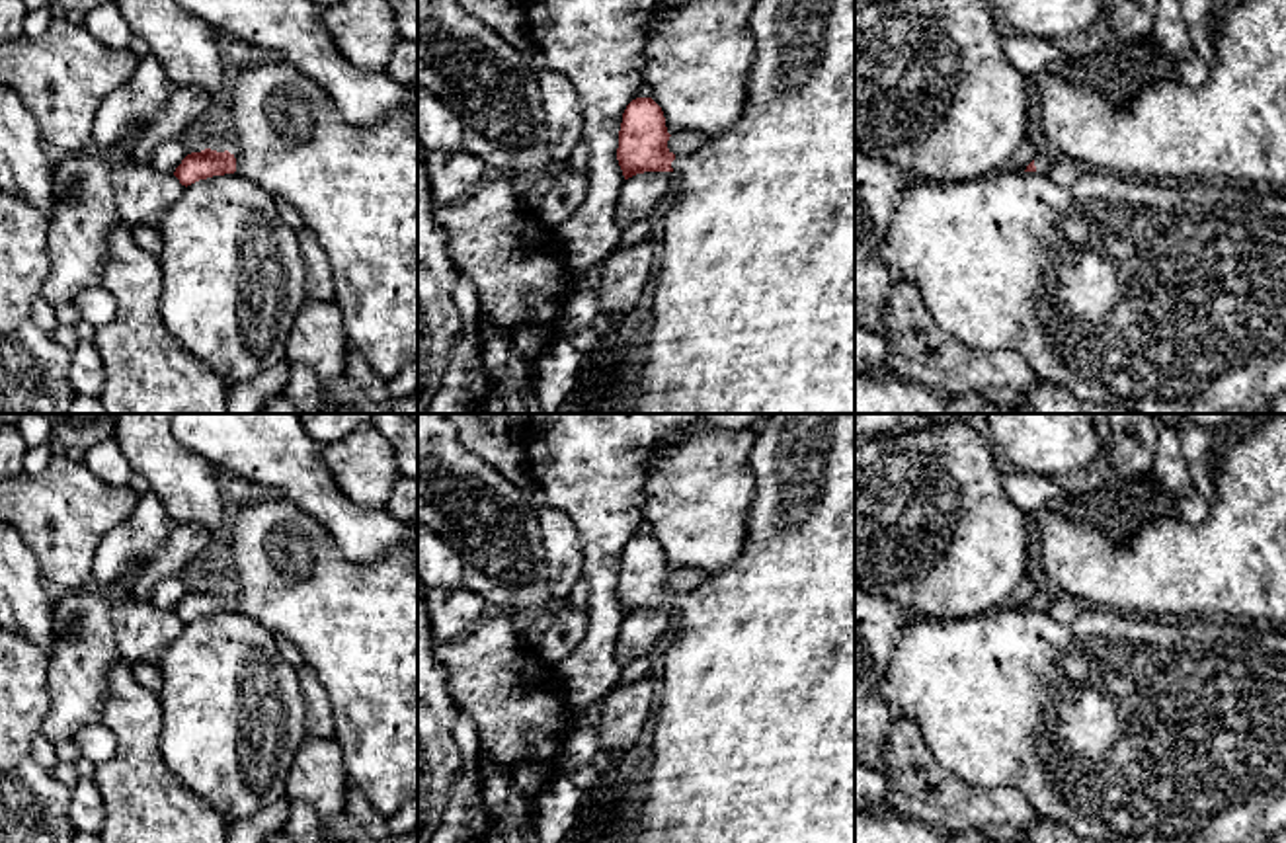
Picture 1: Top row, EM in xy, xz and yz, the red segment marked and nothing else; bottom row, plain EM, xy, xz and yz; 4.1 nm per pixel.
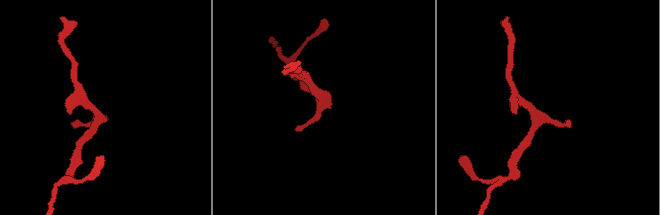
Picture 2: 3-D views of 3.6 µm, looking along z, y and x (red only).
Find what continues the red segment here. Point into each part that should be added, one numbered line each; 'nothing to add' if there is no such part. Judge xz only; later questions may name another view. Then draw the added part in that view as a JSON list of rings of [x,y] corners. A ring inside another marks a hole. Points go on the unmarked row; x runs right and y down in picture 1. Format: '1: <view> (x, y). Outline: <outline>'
1: xz (754, 742). Outline: [[[773,414],[755,439],[749,462],[755,476],[755,496],[749,505],[742,554],[724,572],[708,576],[695,589],[675,593],[671,599],[679,628],[667,638],[665,671],[660,681],[662,706],[652,745],[646,751],[650,767],[619,843],[855,843],[855,414]]]

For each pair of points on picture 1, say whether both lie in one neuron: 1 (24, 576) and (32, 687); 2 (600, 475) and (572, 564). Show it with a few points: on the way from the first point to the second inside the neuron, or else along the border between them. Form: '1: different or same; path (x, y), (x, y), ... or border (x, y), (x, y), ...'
1: different; border (20, 633), (47, 658)
2: different; border (549, 506), (562, 512), (578, 535), (582, 576)

